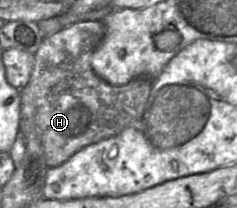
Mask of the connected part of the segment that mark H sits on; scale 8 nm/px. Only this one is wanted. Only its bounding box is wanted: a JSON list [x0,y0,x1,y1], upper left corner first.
[19,21,151,167]

